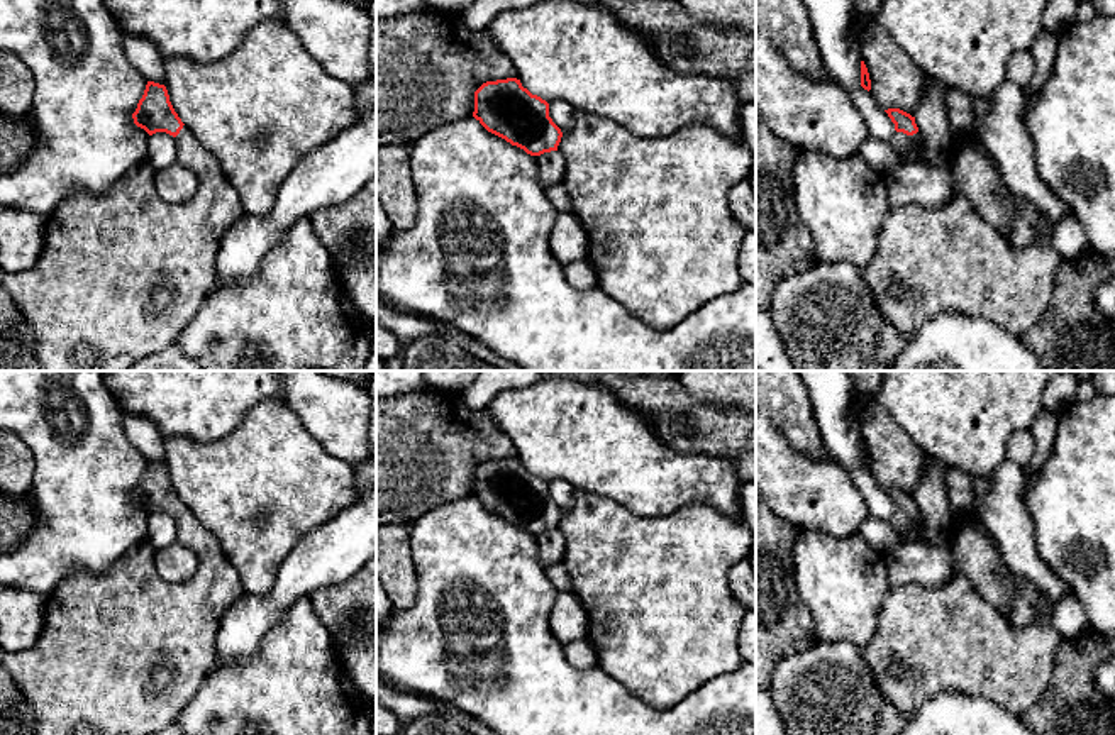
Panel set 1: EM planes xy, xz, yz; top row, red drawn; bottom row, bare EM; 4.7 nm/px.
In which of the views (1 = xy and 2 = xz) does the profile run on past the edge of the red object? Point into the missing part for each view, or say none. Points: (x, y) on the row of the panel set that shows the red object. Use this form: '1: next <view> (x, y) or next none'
1: next xy (121, 275)
2: next none

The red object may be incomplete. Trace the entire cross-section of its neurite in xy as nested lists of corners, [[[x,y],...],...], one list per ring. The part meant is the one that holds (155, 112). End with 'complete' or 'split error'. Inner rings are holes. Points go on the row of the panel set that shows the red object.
[[[147,81],[132,119],[149,135],[166,132],[175,139],[178,163],[198,176],[198,191],[181,205],[166,203],[156,193],[156,169],[147,161],[139,163],[105,193],[75,190],[66,195],[47,217],[46,242],[32,269],[5,273],[0,268],[0,285],[34,330],[37,359],[46,371],[127,371],[173,345],[215,286],[215,261],[224,234],[246,213],[217,158],[198,144],[175,112],[164,85]]] | split error

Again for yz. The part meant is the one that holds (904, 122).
[[[888,108],[885,112],[895,124],[896,130],[890,142],[893,147],[895,161],[901,161],[901,156],[910,152],[912,146],[922,139],[915,124],[915,117],[900,108]]] | split error

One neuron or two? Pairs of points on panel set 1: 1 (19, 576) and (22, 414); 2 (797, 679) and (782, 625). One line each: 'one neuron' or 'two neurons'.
1: one neuron
2: two neurons

